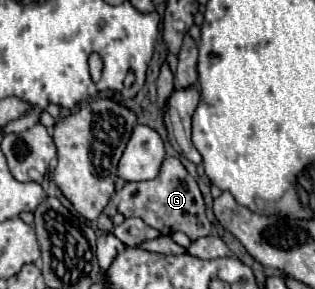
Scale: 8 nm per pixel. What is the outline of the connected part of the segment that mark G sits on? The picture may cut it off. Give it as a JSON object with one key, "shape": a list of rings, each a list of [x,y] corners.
{"shape":[[[167,157],[161,165],[161,173],[153,181],[141,183],[125,183],[125,187],[113,197],[119,213],[125,217],[139,217],[153,229],[161,231],[161,235],[169,235],[173,231],[183,231],[191,241],[199,237],[211,235],[211,221],[205,211],[203,195],[197,187],[197,181],[187,173],[183,163],[177,157]]]}

